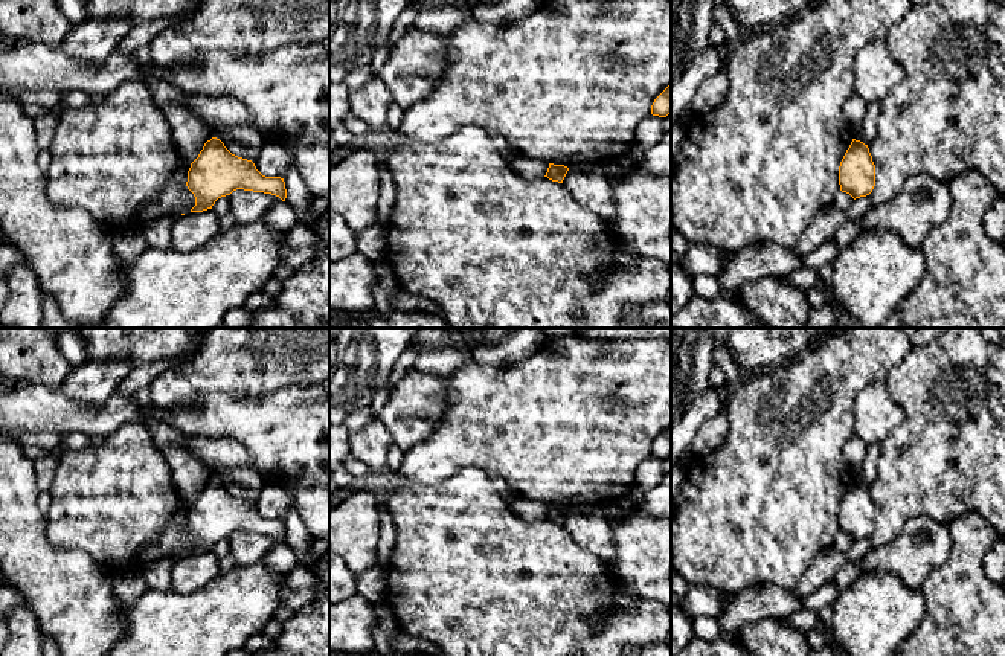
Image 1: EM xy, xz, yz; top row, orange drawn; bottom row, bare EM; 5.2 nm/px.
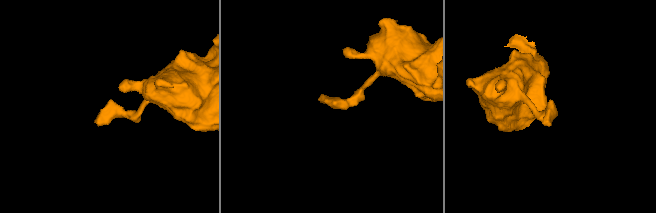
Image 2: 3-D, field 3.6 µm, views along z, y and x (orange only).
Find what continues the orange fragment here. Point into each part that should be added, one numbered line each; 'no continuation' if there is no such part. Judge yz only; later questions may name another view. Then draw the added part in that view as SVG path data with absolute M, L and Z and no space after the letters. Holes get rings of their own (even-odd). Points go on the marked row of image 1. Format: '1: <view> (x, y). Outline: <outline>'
no continuation

